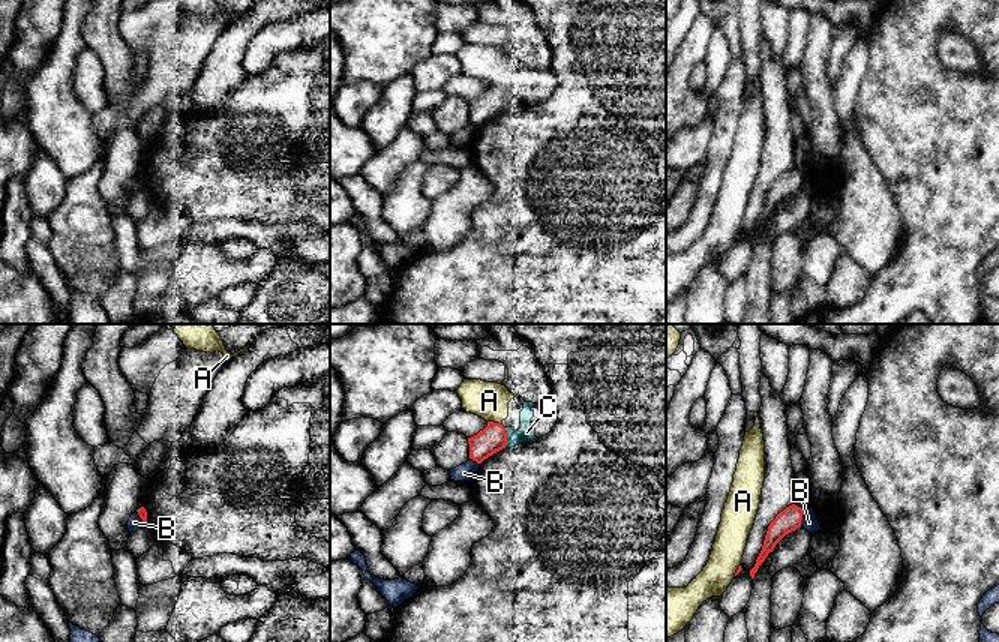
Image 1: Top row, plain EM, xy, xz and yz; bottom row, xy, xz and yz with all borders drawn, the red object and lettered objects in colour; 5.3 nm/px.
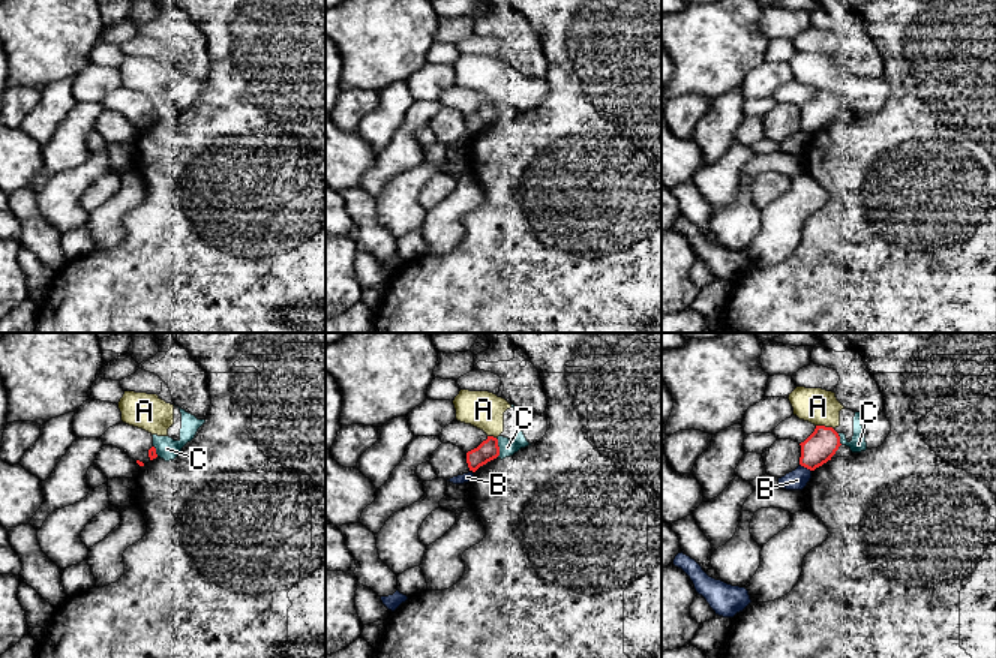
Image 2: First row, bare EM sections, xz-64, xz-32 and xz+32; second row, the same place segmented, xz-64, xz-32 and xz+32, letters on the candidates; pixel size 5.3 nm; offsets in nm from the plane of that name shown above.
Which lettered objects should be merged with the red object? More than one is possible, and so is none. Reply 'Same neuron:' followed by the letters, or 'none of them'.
Same neuron: none of them

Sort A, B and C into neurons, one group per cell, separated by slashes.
A C / B

